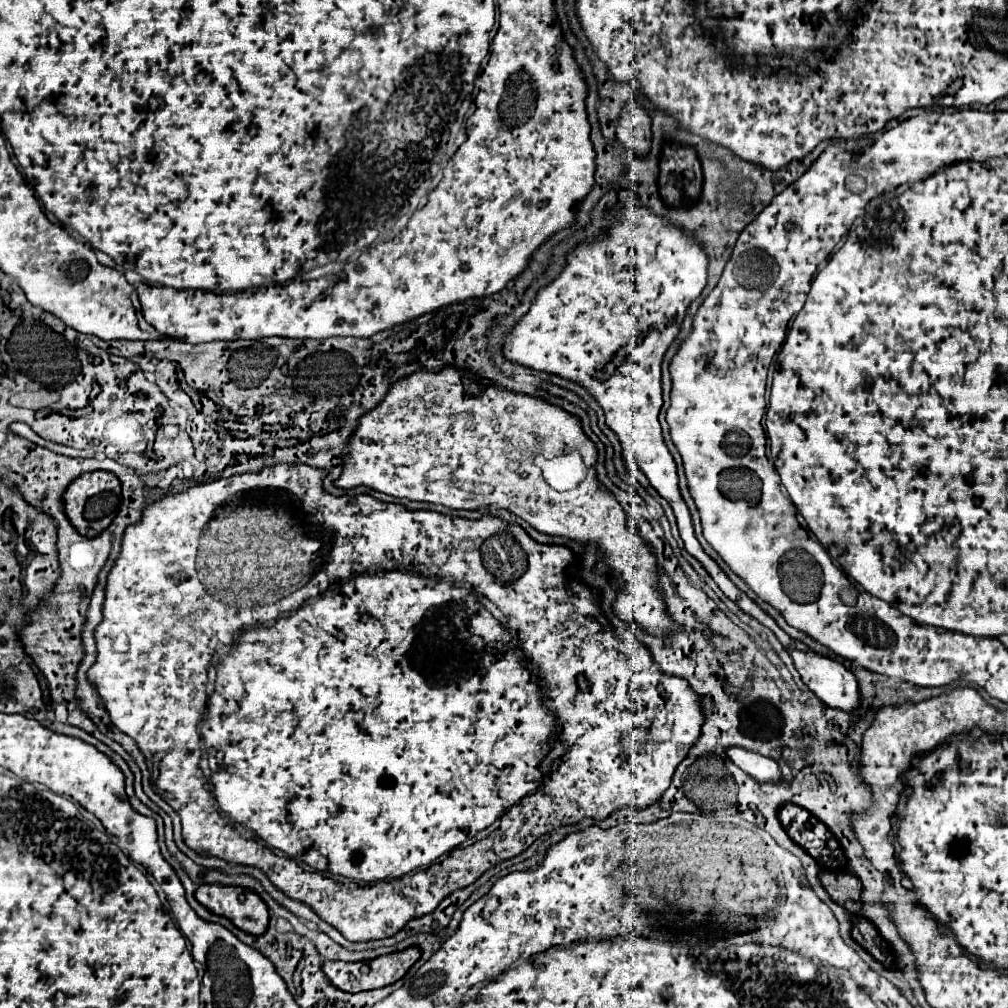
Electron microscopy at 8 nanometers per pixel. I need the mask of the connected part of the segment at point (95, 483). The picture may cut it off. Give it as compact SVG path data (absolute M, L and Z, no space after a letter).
M103 470L81 474L69 484L69 488L63 494L63 508L69 522L79 534L85 534L87 538L101 534L113 522L113 518L119 512L119 504L121 504L119 480L111 472L103 472Z

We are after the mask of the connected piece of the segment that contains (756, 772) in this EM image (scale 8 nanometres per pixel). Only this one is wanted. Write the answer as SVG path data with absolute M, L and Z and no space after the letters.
M739 746L727 748L727 758L733 760L741 770L745 770L749 776L753 776L757 782L779 782L779 766L775 760L765 758L757 752L749 752Z

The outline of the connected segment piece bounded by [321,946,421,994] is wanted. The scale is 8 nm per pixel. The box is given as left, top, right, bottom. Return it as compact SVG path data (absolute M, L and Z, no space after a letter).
M413 946L401 952L379 956L369 962L339 962L325 960L321 964L329 982L343 992L363 992L389 986L405 976L405 972L419 960L421 952Z

